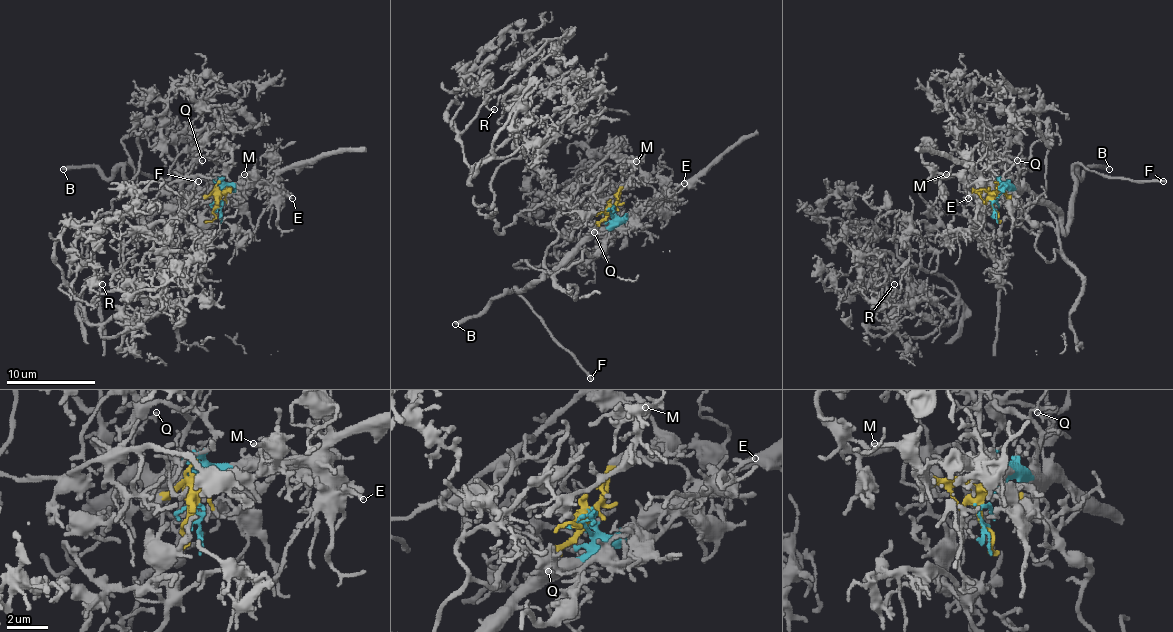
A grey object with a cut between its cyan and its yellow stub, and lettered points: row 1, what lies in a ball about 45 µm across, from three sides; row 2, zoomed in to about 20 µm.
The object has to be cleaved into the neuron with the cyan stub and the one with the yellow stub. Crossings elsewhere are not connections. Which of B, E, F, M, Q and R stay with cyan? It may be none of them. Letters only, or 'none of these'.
B, E, F, Q

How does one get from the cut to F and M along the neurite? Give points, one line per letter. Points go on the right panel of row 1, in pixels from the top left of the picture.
F: (992, 204), (1001, 191), (1030, 189), (1066, 231), (1073, 166), (1164, 182)
M: (992, 204), (992, 198), (986, 191), (972, 191), (959, 175), (946, 173)

